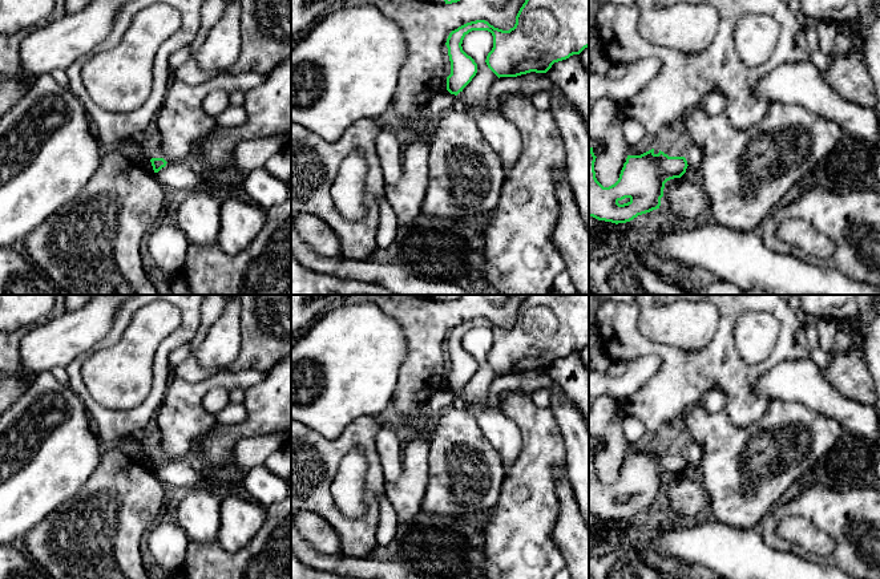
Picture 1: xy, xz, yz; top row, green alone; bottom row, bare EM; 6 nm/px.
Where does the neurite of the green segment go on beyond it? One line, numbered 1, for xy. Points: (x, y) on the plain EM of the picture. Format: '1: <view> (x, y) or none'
1: none

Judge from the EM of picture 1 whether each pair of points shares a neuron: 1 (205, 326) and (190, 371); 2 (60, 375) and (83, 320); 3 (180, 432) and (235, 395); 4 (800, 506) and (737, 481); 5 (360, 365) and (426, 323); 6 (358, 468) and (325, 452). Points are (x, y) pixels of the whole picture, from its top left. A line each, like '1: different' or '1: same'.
1: same
2: different
3: different
4: different
5: different
6: different

